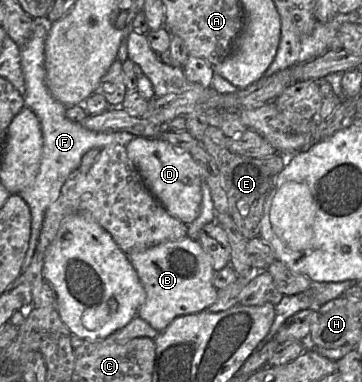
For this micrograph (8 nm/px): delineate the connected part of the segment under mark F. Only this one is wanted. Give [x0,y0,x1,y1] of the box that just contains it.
[18,16,134,274]

